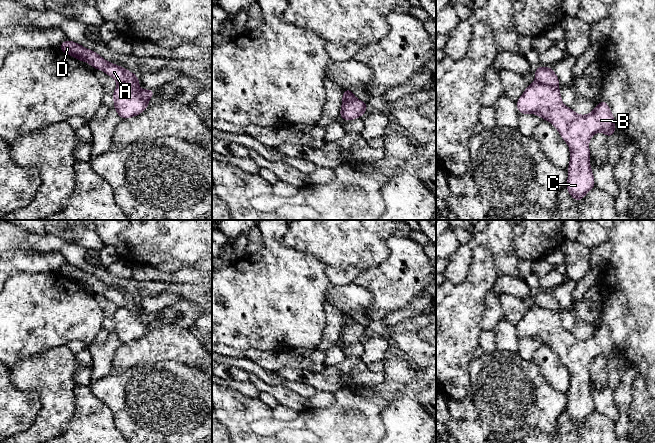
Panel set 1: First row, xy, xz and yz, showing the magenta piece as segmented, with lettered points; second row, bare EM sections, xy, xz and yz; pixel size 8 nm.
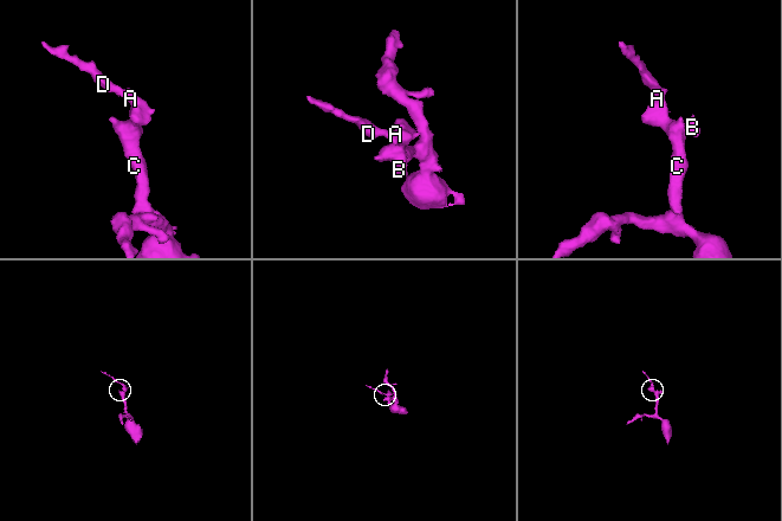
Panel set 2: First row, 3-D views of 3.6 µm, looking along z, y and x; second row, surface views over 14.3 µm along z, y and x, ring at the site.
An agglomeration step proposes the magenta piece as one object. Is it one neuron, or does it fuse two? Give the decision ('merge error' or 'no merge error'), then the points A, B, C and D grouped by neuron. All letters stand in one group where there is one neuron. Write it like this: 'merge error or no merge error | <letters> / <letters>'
merge error | A D / B C

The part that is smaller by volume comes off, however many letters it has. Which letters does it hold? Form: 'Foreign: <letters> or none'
Foreign: A, D

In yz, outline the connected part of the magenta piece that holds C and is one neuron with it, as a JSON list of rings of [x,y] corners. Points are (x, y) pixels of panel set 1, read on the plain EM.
[[[532,307],[516,325],[519,338],[537,338],[551,346],[570,372],[567,392],[567,414],[575,425],[580,425],[596,411],[590,391],[589,364],[601,355],[608,362],[616,354],[615,344],[607,326],[601,326],[588,339],[578,339],[563,329],[560,314],[549,309]]]

